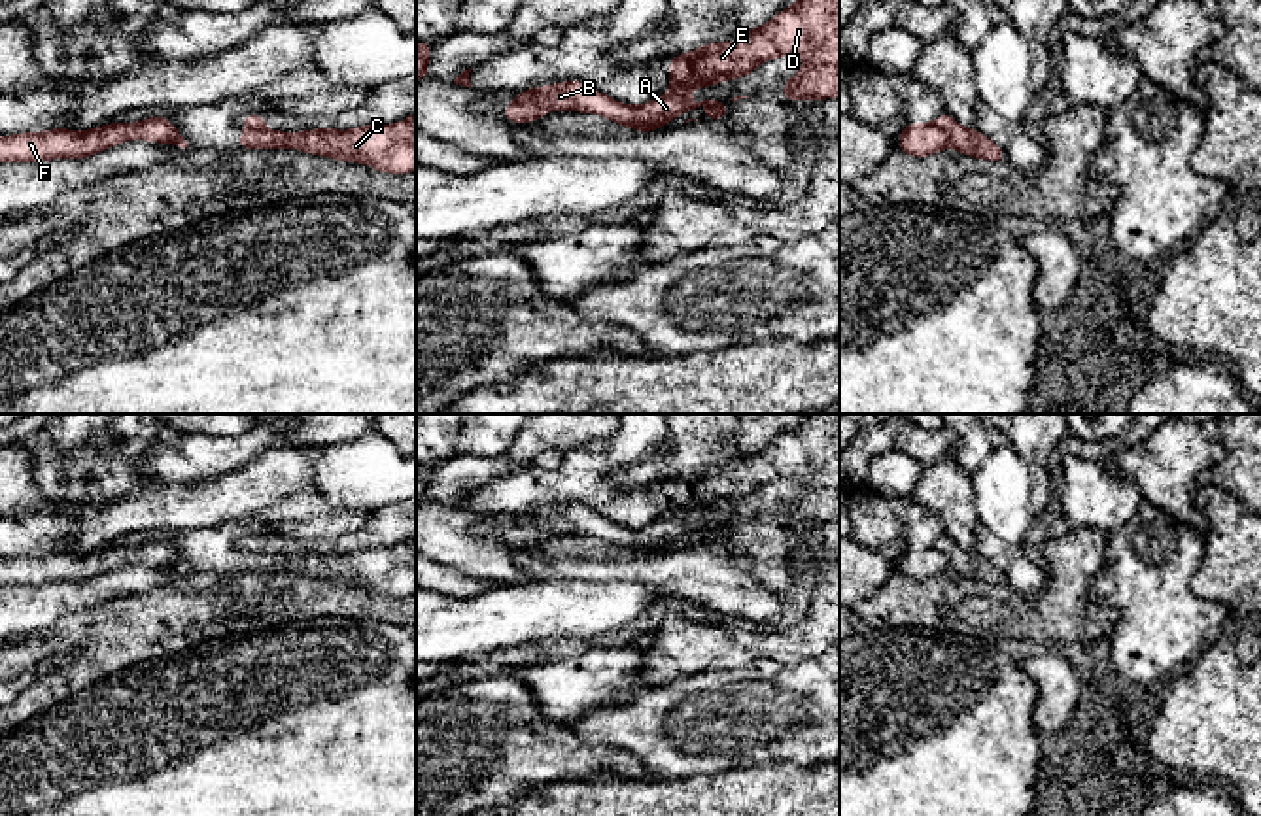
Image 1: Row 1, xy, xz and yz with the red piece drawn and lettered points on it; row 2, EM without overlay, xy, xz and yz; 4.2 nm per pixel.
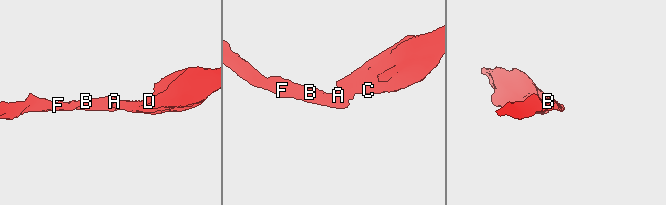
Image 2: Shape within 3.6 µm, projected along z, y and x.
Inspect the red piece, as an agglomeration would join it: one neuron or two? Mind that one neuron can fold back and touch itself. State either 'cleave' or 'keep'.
cleave

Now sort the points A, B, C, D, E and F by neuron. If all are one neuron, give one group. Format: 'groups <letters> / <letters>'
groups A B F / C D E

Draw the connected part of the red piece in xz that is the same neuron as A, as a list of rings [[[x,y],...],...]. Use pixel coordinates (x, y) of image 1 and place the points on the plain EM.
[[[561,504],[518,514],[518,521],[499,533],[510,546],[533,546],[548,535],[597,536],[609,544],[630,550],[635,555],[662,553],[673,540],[705,529],[700,542],[720,544],[730,535],[730,525],[692,525],[686,514],[667,516],[641,529],[622,527],[596,514],[584,504]]]

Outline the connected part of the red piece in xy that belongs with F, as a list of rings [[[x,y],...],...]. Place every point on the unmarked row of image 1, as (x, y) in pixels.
[[[166,540],[136,546],[106,546],[91,553],[51,552],[0,559],[0,586],[42,586],[49,582],[87,582],[127,563],[147,563],[189,570],[176,548]]]

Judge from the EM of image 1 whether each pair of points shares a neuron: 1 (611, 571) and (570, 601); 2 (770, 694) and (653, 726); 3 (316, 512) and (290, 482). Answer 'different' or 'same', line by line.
1: different
2: same
3: same

